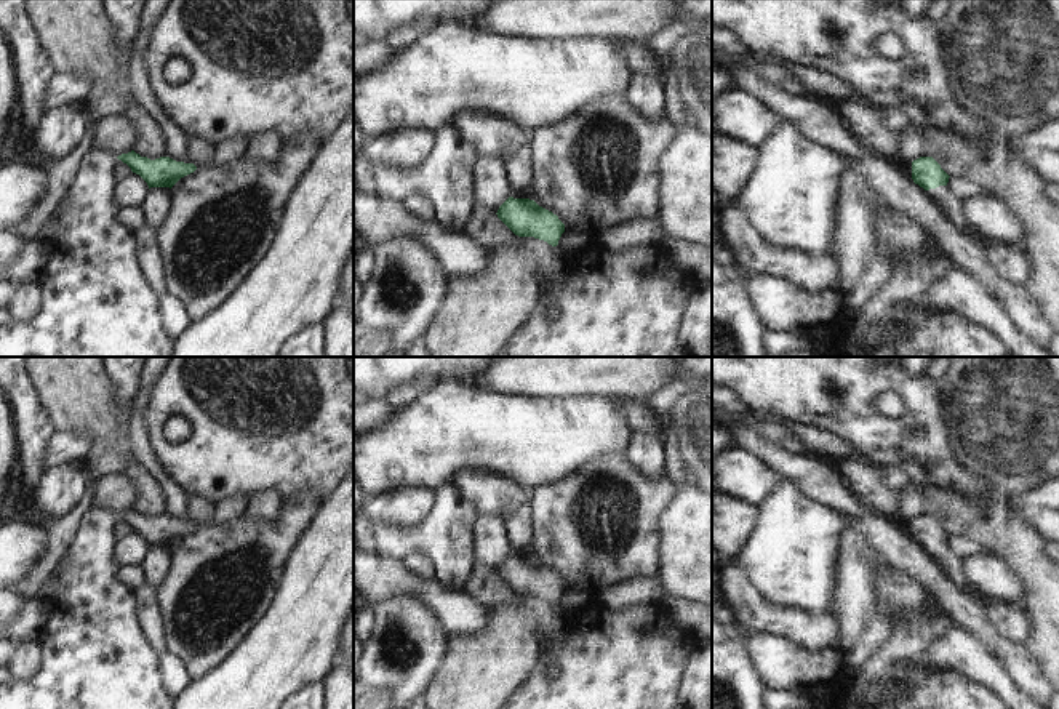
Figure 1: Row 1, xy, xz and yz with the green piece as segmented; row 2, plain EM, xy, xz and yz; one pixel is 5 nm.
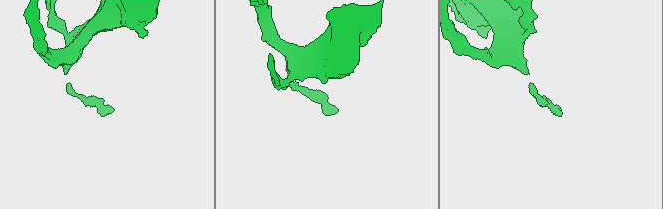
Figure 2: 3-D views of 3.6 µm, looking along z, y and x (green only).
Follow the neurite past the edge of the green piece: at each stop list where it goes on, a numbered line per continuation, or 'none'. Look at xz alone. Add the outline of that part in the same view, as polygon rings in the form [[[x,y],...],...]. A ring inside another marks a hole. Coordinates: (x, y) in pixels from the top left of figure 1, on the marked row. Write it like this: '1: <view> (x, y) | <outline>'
none

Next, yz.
1: yz (954, 210) | [[[939,186],[936,189],[926,190],[928,197],[939,203],[945,216],[961,230],[966,229],[966,216],[963,211],[963,202],[958,202],[947,186]]]

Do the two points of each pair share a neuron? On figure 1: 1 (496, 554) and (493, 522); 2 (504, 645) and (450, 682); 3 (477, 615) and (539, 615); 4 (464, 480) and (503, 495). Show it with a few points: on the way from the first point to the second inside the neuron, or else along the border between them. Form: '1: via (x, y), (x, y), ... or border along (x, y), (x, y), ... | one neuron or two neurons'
1: via (493, 546), (493, 530) | one neuron
2: via (491, 658), (467, 682), (463, 682) | one neuron
3: border along (488, 607), (488, 621), (482, 628), (456, 632) | two neurons
4: via (474, 484), (493, 493) | one neuron

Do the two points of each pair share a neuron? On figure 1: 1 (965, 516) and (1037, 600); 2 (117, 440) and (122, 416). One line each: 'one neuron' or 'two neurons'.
1: one neuron
2: one neuron

